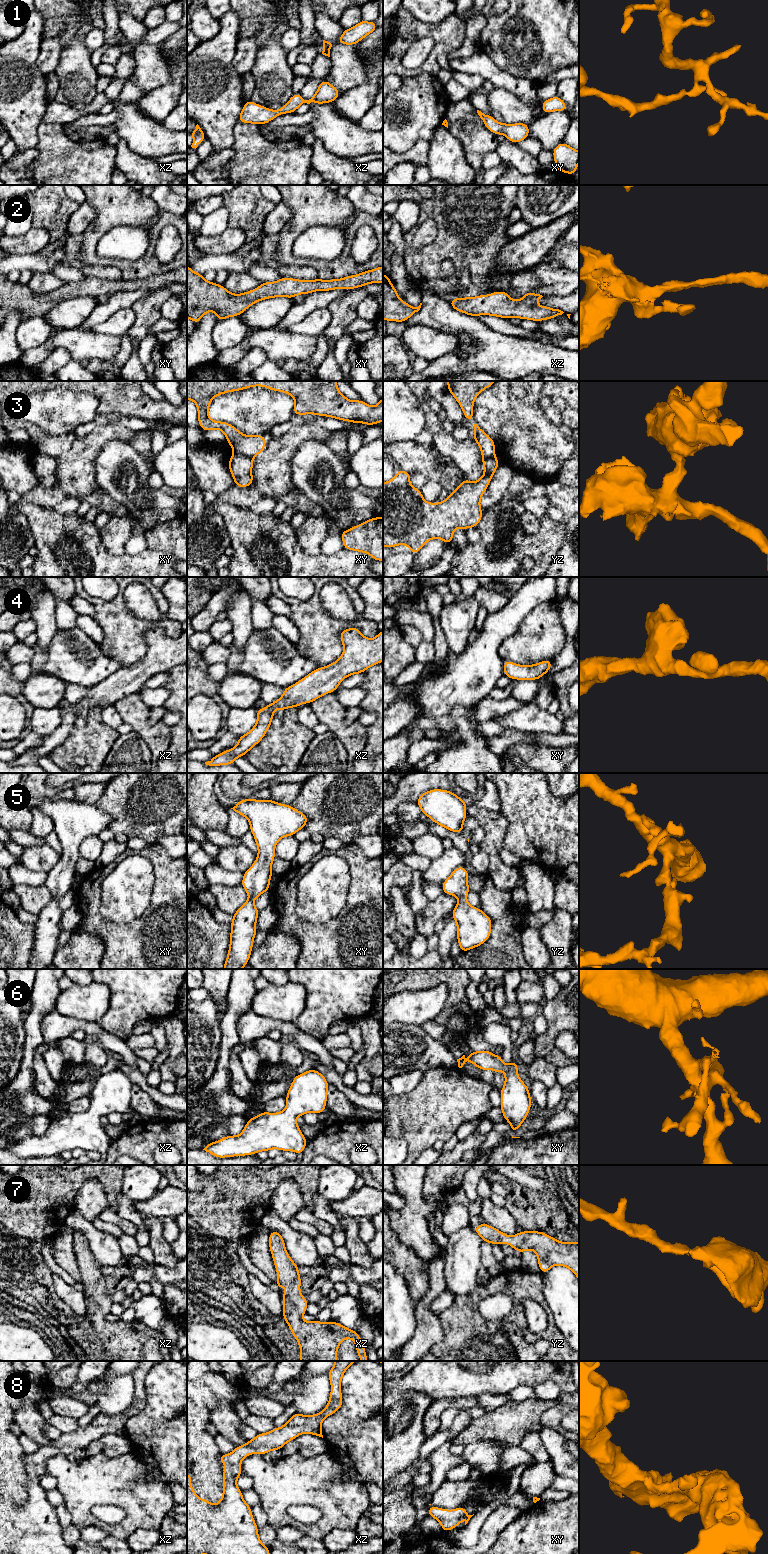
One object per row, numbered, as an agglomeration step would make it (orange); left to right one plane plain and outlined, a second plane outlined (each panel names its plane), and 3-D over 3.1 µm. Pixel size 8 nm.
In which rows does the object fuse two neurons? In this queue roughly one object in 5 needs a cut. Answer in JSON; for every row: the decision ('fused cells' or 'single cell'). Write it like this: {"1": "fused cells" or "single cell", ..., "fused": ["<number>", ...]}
{"1": "single cell", "2": "single cell", "3": "fused cells", "4": "single cell", "5": "single cell", "6": "single cell", "7": "single cell", "8": "single cell", "fused": ["3"]}

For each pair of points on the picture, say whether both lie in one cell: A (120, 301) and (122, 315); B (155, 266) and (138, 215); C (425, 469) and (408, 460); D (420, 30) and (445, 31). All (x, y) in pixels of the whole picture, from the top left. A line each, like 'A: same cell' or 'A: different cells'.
A: different cells
B: same cell
C: same cell
D: same cell

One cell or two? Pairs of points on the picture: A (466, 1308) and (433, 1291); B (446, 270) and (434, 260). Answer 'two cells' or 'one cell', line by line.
A: two cells
B: two cells

